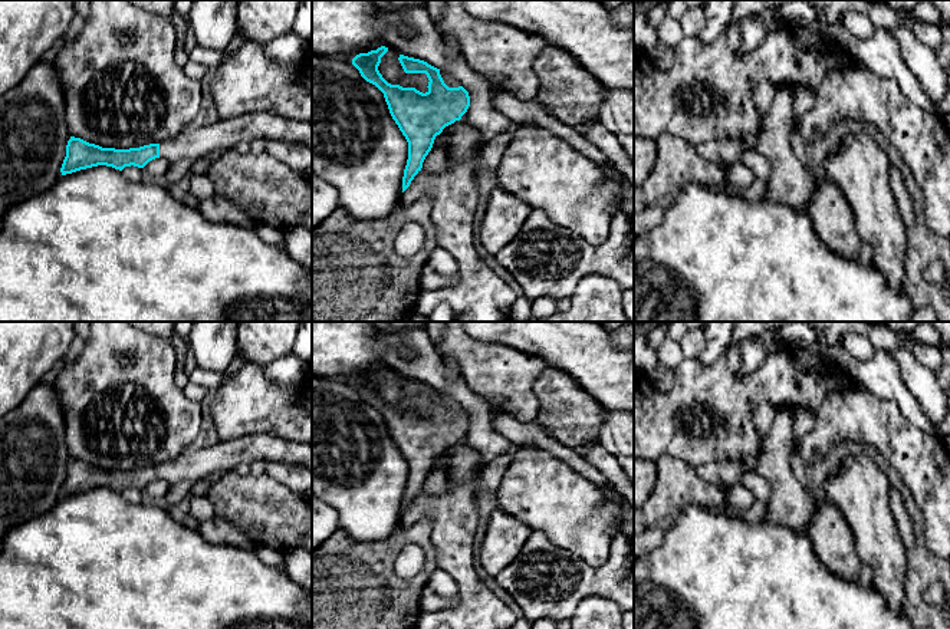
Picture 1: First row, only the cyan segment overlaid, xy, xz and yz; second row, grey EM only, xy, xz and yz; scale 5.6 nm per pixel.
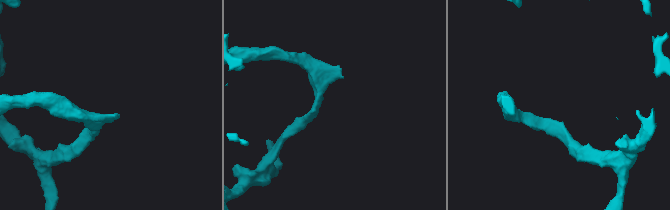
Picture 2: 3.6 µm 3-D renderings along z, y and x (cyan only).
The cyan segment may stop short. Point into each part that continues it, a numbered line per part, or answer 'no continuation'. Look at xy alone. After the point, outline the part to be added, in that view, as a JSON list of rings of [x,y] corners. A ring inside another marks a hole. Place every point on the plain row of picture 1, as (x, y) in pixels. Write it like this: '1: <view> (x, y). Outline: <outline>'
1: xy (193, 466). Outline: [[[253,434],[234,441],[220,441],[208,449],[185,451],[160,464],[160,478],[170,485],[180,481],[198,481],[213,472],[226,474],[237,464],[254,460],[283,461],[306,467],[312,472],[312,445],[292,442],[275,434]]]

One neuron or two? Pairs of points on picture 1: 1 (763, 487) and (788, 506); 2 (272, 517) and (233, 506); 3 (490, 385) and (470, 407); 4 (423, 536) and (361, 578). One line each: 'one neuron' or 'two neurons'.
1: two neurons
2: one neuron
3: two neurons
4: one neuron

